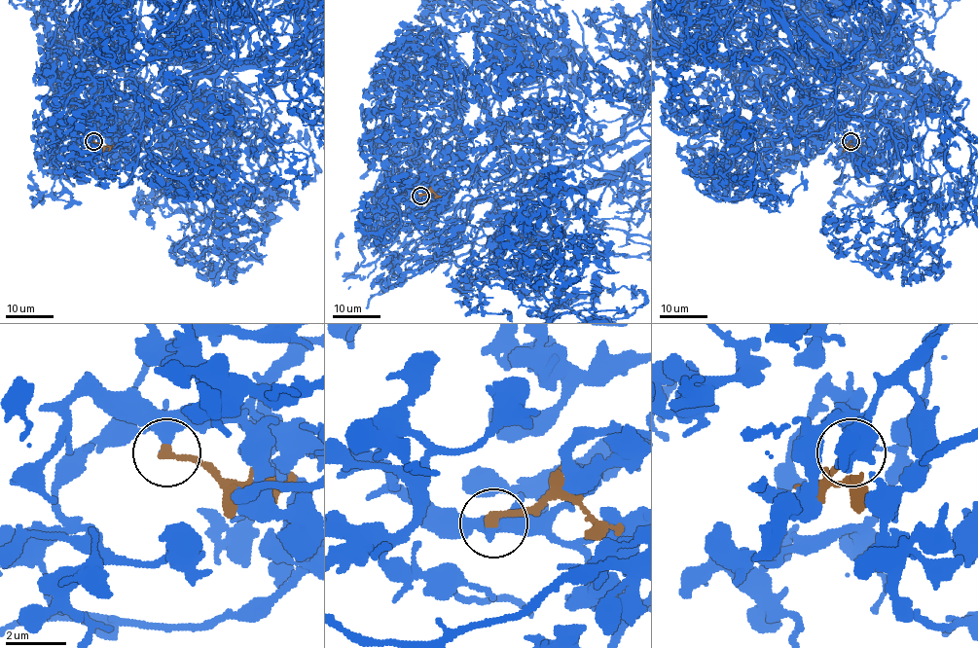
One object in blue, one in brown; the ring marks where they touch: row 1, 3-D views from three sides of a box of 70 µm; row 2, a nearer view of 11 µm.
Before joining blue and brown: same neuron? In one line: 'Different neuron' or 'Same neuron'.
Different neuron

